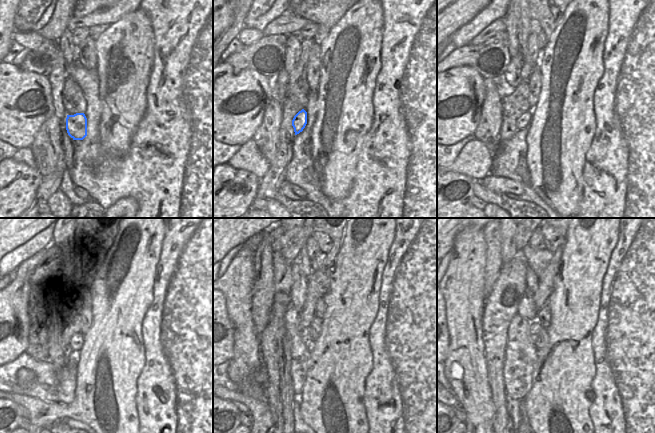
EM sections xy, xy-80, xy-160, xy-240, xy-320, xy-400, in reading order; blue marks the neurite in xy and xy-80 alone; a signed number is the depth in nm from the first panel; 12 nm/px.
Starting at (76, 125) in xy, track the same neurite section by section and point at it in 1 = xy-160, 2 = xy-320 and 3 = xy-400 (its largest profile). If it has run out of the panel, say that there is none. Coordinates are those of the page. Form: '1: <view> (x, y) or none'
1: xy-160 (523, 122)
2: xy-320 (305, 334)
3: xy-400 (535, 327)

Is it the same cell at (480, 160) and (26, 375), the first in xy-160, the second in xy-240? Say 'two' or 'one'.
one

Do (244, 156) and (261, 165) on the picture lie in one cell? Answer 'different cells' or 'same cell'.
same cell

